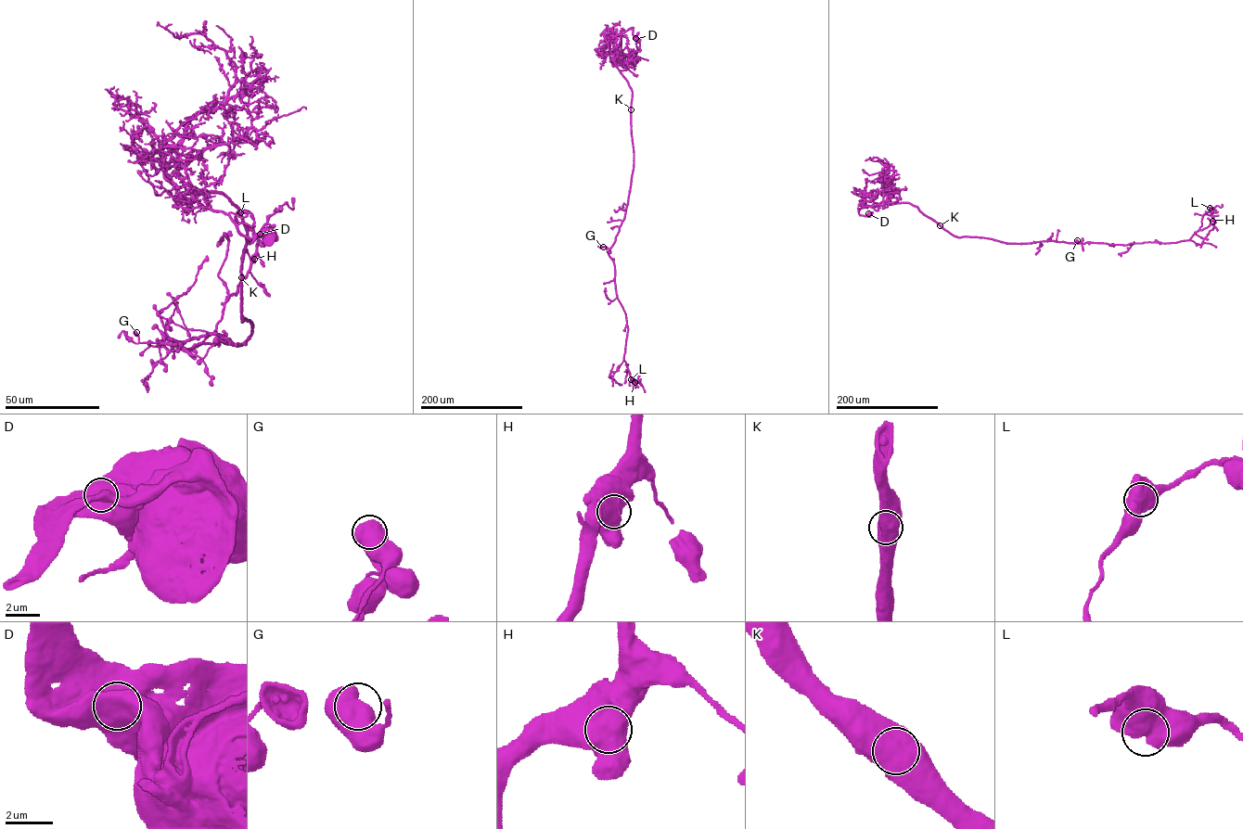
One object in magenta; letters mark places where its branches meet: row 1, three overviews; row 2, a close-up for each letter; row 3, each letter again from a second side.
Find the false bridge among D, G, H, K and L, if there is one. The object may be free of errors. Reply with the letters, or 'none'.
none

